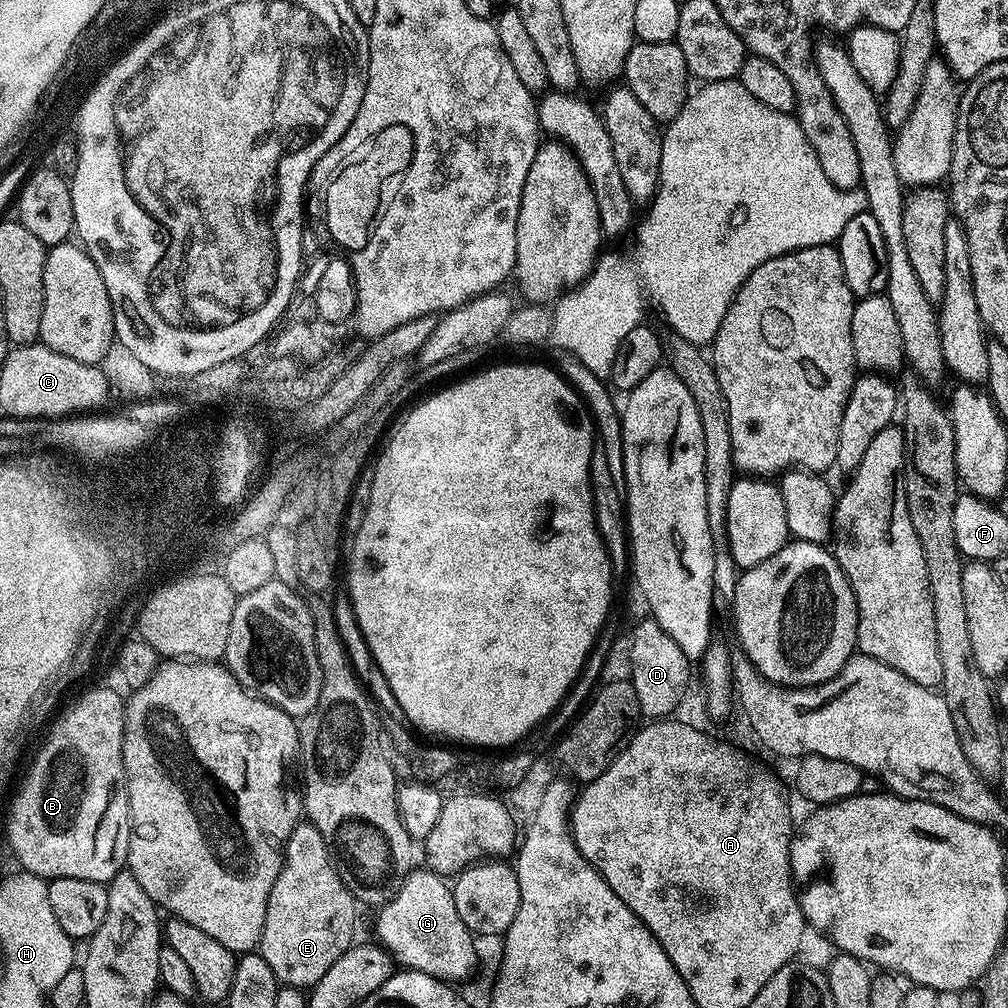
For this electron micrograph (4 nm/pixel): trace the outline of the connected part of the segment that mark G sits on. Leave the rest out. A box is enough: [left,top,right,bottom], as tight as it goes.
[376,866,477,982]

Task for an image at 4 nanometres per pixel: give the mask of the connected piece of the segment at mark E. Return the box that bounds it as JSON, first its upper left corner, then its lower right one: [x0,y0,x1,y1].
[258,823,358,990]

